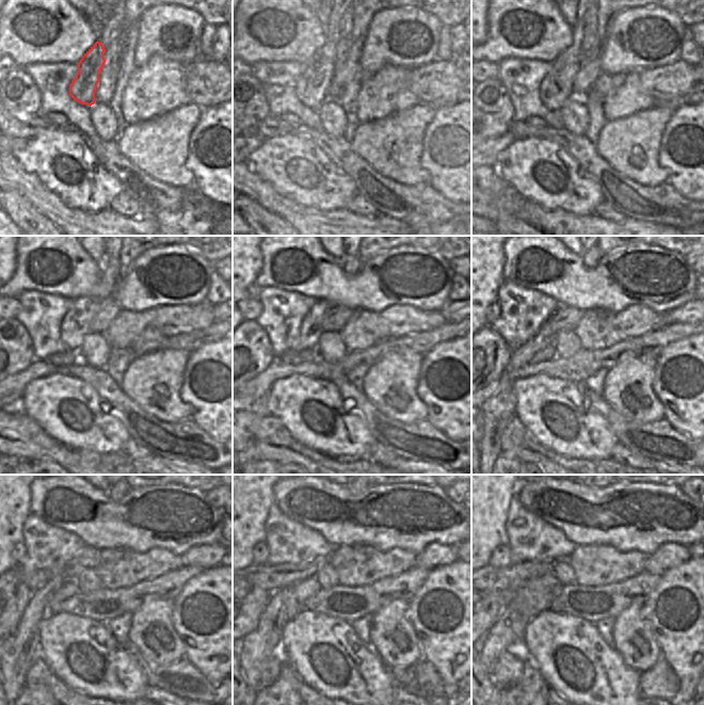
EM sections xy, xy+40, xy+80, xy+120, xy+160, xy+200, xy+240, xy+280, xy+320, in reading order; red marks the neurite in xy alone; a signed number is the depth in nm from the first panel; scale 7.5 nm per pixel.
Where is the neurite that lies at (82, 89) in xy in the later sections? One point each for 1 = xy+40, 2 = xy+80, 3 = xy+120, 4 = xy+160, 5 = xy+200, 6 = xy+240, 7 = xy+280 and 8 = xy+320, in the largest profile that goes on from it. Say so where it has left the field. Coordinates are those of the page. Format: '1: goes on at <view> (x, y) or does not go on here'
1: goes on at xy+40 (316, 87)
2: goes on at xy+80 (557, 85)
3: goes on at xy+120 (76, 324)
4: goes on at xy+160 (310, 330)
5: goes on at xy+200 (495, 414)
6: goes on at xy+240 (18, 650)
7: goes on at xy+280 (258, 646)
8: goes on at xy+320 (509, 628)

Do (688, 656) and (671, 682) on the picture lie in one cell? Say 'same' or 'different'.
different

